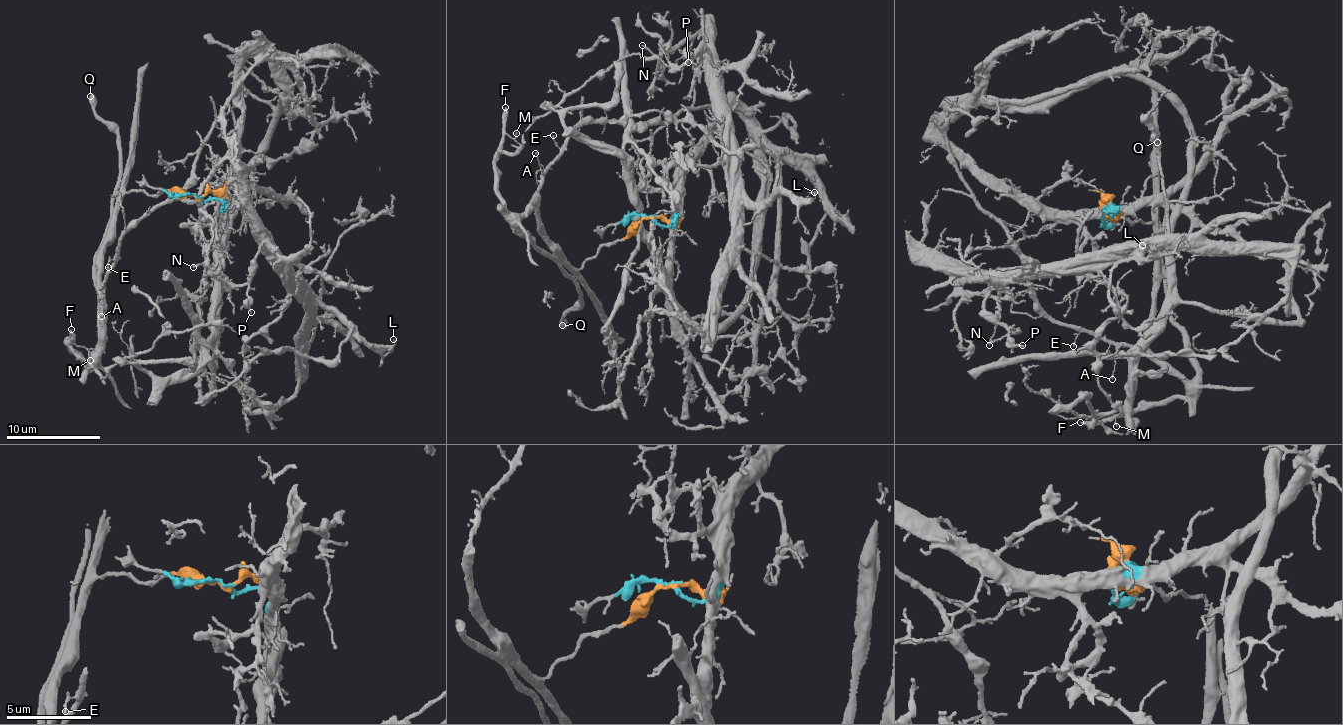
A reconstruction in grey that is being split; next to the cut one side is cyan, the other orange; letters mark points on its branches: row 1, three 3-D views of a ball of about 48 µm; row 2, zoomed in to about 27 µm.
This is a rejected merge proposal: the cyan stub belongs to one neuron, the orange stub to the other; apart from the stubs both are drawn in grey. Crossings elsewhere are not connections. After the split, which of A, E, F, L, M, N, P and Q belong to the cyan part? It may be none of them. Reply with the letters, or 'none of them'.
L, N, P

